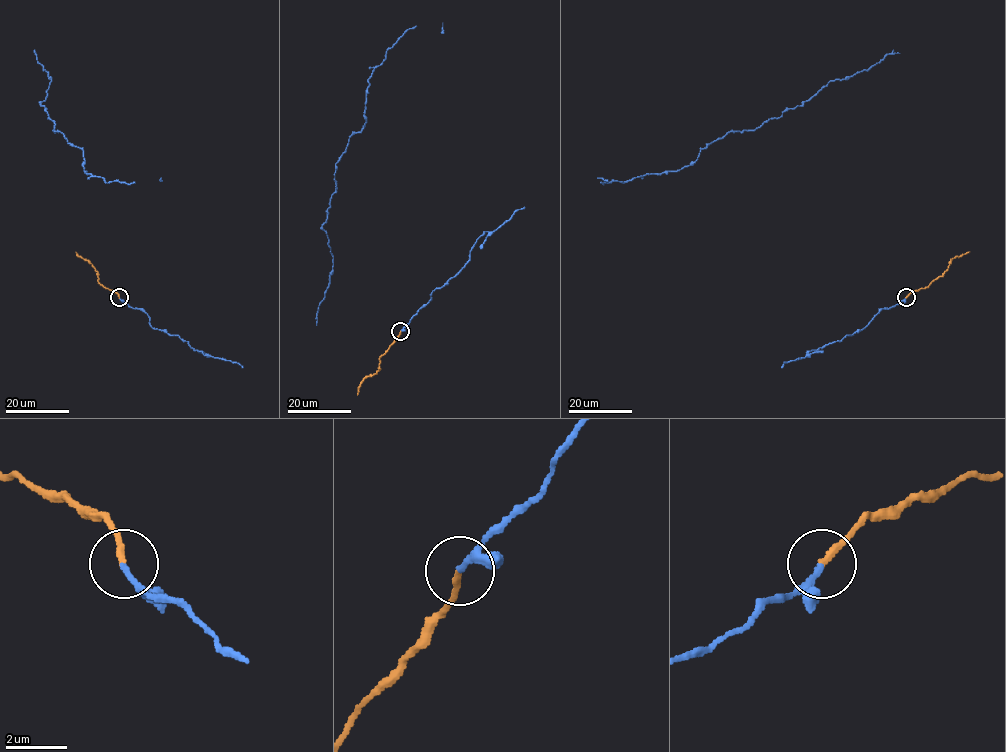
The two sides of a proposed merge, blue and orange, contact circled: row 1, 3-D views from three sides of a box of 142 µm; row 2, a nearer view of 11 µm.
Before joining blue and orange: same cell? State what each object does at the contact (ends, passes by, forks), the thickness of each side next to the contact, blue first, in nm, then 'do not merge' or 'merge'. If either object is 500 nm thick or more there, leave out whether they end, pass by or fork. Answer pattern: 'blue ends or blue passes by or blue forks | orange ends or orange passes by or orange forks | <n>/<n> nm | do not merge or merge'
blue ends | orange ends | 180/200 nm | merge

